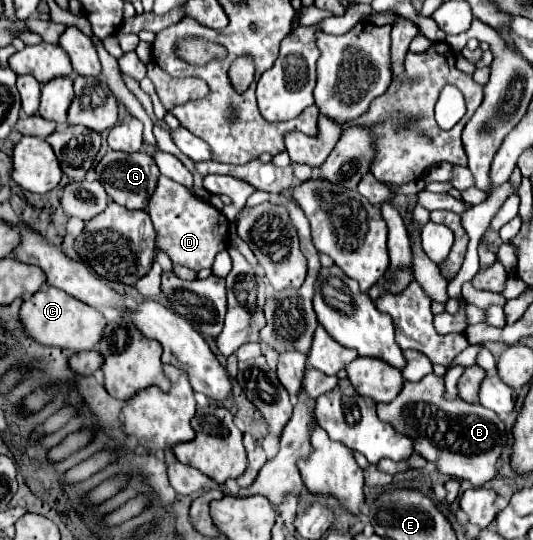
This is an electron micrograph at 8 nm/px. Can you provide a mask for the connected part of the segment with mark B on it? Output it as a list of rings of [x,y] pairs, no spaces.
[[[431,373],[415,383],[405,381],[395,401],[377,405],[377,415],[395,431],[413,439],[415,453],[435,463],[439,473],[467,479],[475,487],[495,477],[497,459],[505,441],[505,425],[493,411],[479,403],[467,403],[461,397],[445,399],[445,377]]]

